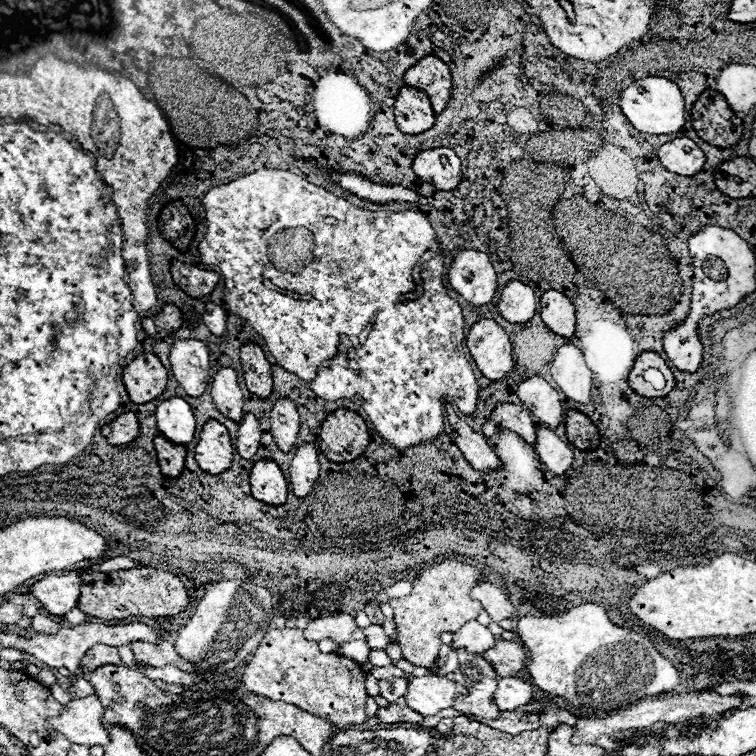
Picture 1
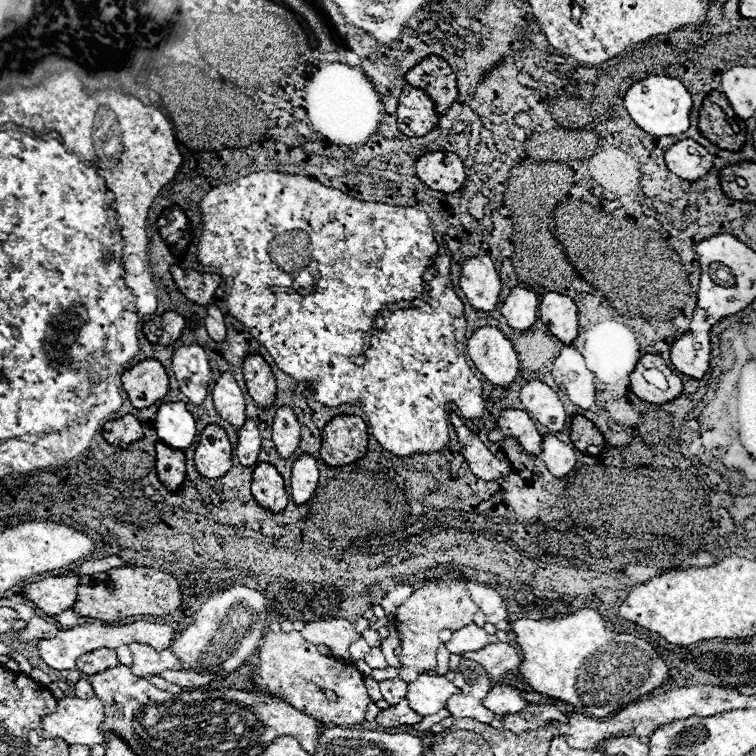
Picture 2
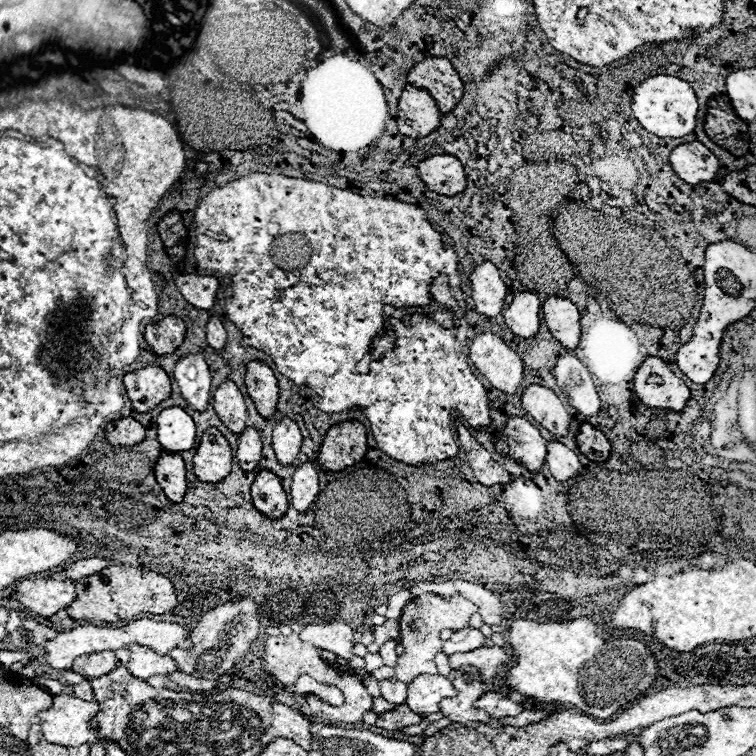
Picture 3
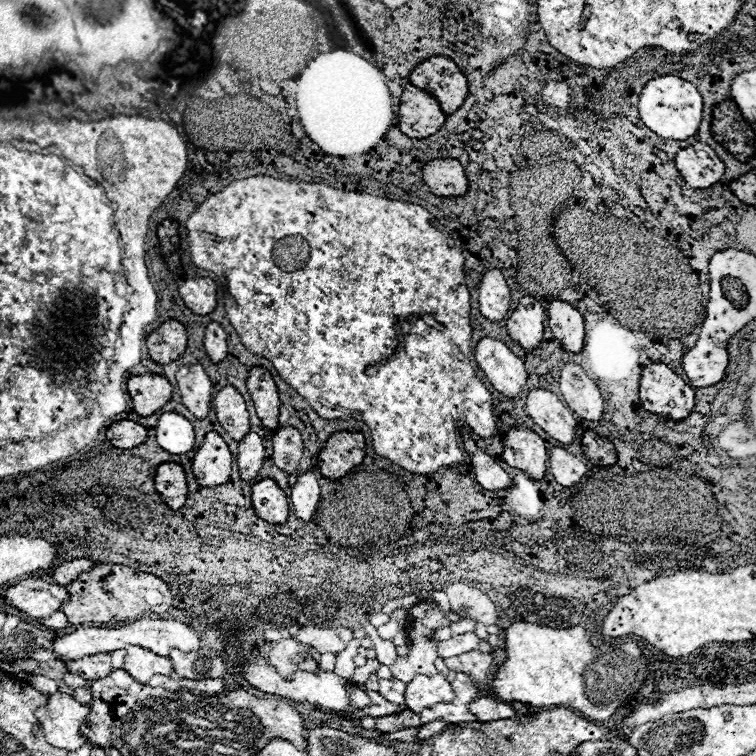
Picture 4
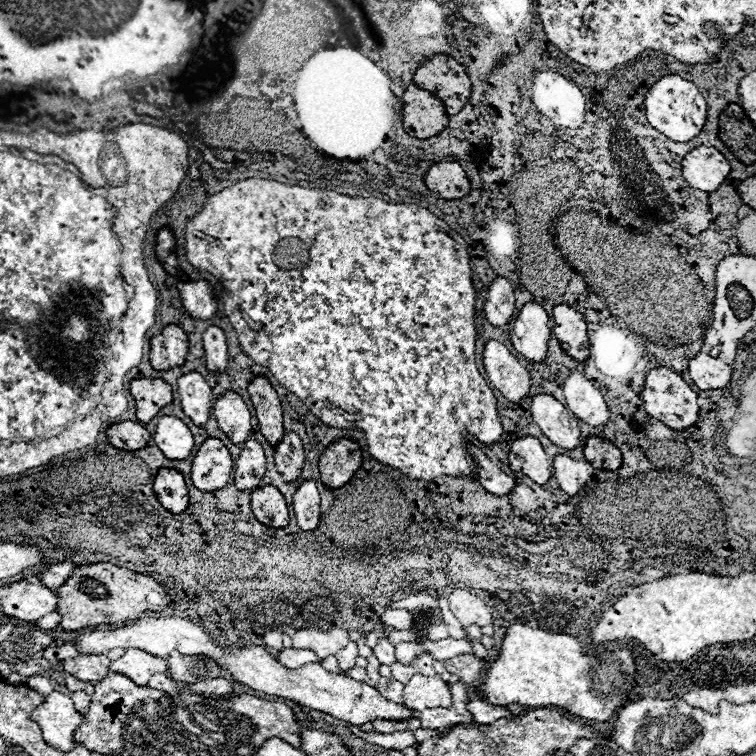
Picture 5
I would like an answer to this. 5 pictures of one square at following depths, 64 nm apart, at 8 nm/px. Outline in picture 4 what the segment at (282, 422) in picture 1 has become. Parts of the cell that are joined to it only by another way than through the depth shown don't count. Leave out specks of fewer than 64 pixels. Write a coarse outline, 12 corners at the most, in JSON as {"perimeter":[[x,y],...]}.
{"perimeter":[[296,428],[272,436],[274,462],[294,474],[302,460],[302,436]]}

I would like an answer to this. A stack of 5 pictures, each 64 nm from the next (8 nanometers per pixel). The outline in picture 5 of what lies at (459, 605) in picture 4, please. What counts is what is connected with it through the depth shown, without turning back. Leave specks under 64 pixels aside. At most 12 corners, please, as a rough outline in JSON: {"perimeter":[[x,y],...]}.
{"perimeter":[[468,588],[454,590],[450,610],[462,628],[492,622],[490,608]]}

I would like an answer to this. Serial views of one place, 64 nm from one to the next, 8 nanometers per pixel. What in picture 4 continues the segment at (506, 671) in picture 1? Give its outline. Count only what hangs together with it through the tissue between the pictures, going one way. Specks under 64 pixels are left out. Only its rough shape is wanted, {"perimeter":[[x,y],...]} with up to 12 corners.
{"perimeter":[[478,650],[444,660],[454,672],[472,682],[484,682],[494,656]]}

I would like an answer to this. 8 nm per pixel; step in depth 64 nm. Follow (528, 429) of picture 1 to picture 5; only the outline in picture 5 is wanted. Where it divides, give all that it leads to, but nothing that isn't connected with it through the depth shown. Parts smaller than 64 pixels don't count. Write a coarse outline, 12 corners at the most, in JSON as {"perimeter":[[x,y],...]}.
{"perimeter":[[532,436],[514,440],[508,460],[540,486],[552,478],[552,462]]}

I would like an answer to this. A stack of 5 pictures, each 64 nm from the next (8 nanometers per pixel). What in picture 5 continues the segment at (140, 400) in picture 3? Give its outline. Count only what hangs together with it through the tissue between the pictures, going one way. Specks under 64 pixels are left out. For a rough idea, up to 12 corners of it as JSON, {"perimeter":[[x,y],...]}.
{"perimeter":[[160,378],[132,380],[140,422],[152,420],[172,402]]}

